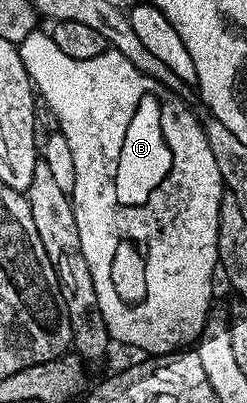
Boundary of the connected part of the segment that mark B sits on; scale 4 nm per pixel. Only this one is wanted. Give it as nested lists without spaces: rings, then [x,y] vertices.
[[[37,28],[37,29],[35,29],[35,30],[34,30],[34,32],[33,32],[33,33],[32,33],[32,34],[30,34],[30,35],[29,35],[29,36],[25,36],[25,40],[24,40],[24,41],[23,41],[23,42],[21,42],[21,43],[18,43],[18,47],[19,47],[19,55],[20,55],[20,56],[21,56],[21,64],[25,64],[25,72],[26,72],[26,73],[27,73],[27,74],[28,74],[28,76],[29,76],[29,77],[31,77],[31,84],[32,84],[32,87],[34,87],[34,89],[35,89],[35,90],[36,90],[36,91],[37,91],[37,94],[38,94],[38,97],[39,97],[39,98],[40,98],[40,99],[42,99],[42,101],[43,101],[43,98],[44,98],[44,100],[45,100],[45,101],[47,101],[47,106],[48,106],[48,108],[49,108],[49,109],[51,109],[51,114],[52,114],[52,116],[53,116],[53,117],[55,117],[55,118],[56,118],[56,120],[57,120],[57,121],[59,121],[59,126],[57,126],[57,130],[58,130],[58,133],[60,133],[60,134],[63,134],[63,135],[64,135],[64,136],[65,136],[65,140],[69,140],[69,148],[70,148],[70,149],[71,149],[71,150],[72,150],[72,152],[73,152],[73,176],[74,176],[74,177],[75,177],[75,179],[74,179],[74,180],[73,180],[73,192],[72,192],[72,193],[71,193],[71,195],[70,195],[70,196],[69,196],[69,197],[70,197],[70,200],[71,200],[71,207],[72,207],[72,208],[73,208],[73,216],[74,216],[74,217],[75,217],[75,219],[76,219],[76,220],[77,220],[77,232],[78,232],[78,233],[79,233],[79,234],[80,234],[80,236],[81,236],[81,252],[85,252],[85,264],[89,264],[89,272],[90,272],[90,273],[91,273],[91,275],[92,275],[92,276],[93,276],[93,288],[94,288],[94,289],[95,289],[95,291],[96,291],[96,292],[97,292],[97,304],[101,304],[101,316],[102,316],[102,317],[103,317],[103,319],[104,319],[104,320],[105,320],[105,324],[106,324],[106,325],[107,325],[107,332],[108,332],[108,335],[110,335],[110,337],[111,337],[111,338],[112,338],[112,339],[114,339],[114,341],[115,341],[115,338],[116,338],[116,340],[117,340],[117,341],[119,341],[119,342],[124,342],[124,344],[125,344],[125,345],[127,345],[127,346],[136,346],[136,348],[137,348],[137,349],[139,349],[139,350],[147,350],[147,351],[143,351],[143,352],[146,352],[146,353],[147,353],[147,354],[148,354],[148,355],[151,355],[151,356],[154,356],[154,355],[157,355],[157,354],[169,354],[169,353],[172,353],[172,352],[175,352],[175,351],[178,351],[178,350],[179,350],[179,349],[180,349],[180,348],[183,348],[183,347],[186,347],[186,346],[187,346],[187,345],[188,345],[188,344],[191,344],[191,343],[194,343],[194,342],[195,342],[195,341],[196,341],[196,339],[198,339],[198,336],[199,336],[199,333],[200,333],[200,332],[202,332],[202,330],[203,330],[203,325],[204,325],[204,324],[205,324],[205,323],[207,323],[207,320],[208,320],[208,317],[209,317],[209,315],[210,315],[210,314],[211,314],[211,313],[212,313],[212,310],[213,310],[213,307],[211,307],[211,281],[213,281],[213,280],[214,280],[214,278],[215,278],[215,270],[216,270],[216,274],[217,274],[217,267],[218,267],[218,266],[219,266],[219,209],[220,209],[220,208],[221,208],[221,200],[222,200],[222,199],[223,199],[223,195],[224,195],[224,193],[225,193],[225,187],[224,187],[224,184],[223,184],[223,177],[222,177],[222,176],[221,176],[221,168],[217,168],[217,159],[216,159],[216,158],[215,158],[215,157],[214,157],[214,156],[213,156],[213,151],[212,151],[212,150],[210,150],[210,149],[209,149],[209,140],[208,140],[208,139],[207,139],[207,137],[206,137],[206,136],[205,136],[205,132],[204,132],[204,131],[203,131],[203,122],[202,122],[202,121],[200,121],[200,119],[198,119],[198,120],[197,120],[197,119],[195,119],[195,114],[194,114],[194,112],[193,112],[193,111],[191,111],[191,110],[190,110],[190,108],[189,108],[189,107],[187,107],[187,105],[188,105],[188,103],[187,103],[187,102],[186,102],[186,101],[184,101],[184,99],[181,99],[181,98],[178,98],[178,97],[177,97],[177,96],[176,96],[176,95],[175,95],[175,94],[174,94],[174,93],[173,93],[173,92],[172,92],[172,90],[168,90],[168,89],[167,89],[167,87],[166,87],[166,86],[162,86],[162,85],[161,85],[161,83],[159,83],[159,81],[157,81],[157,80],[156,80],[156,78],[150,78],[150,77],[149,77],[149,75],[148,75],[148,74],[146,74],[146,73],[145,73],[145,72],[141,72],[141,71],[140,71],[140,70],[139,70],[139,69],[138,69],[138,68],[137,68],[137,67],[136,67],[136,66],[135,66],[135,65],[134,65],[134,64],[133,64],[133,63],[131,63],[131,62],[130,62],[130,61],[129,61],[129,60],[125,60],[125,56],[121,56],[121,52],[117,52],[117,51],[116,51],[116,50],[113,50],[113,49],[110,49],[110,48],[108,48],[108,50],[107,50],[107,51],[106,51],[106,52],[105,52],[105,53],[104,53],[104,54],[102,54],[102,55],[101,55],[101,56],[93,56],[93,57],[92,57],[92,58],[90,58],[90,59],[89,59],[89,60],[73,60],[73,56],[65,56],[65,52],[61,52],[61,48],[57,48],[57,44],[53,44],[53,40],[52,40],[52,39],[51,39],[51,35],[50,35],[50,33],[47,33],[47,32],[44,32],[44,31],[43,31],[43,34],[42,34],[42,29],[39,29],[39,28]]]

